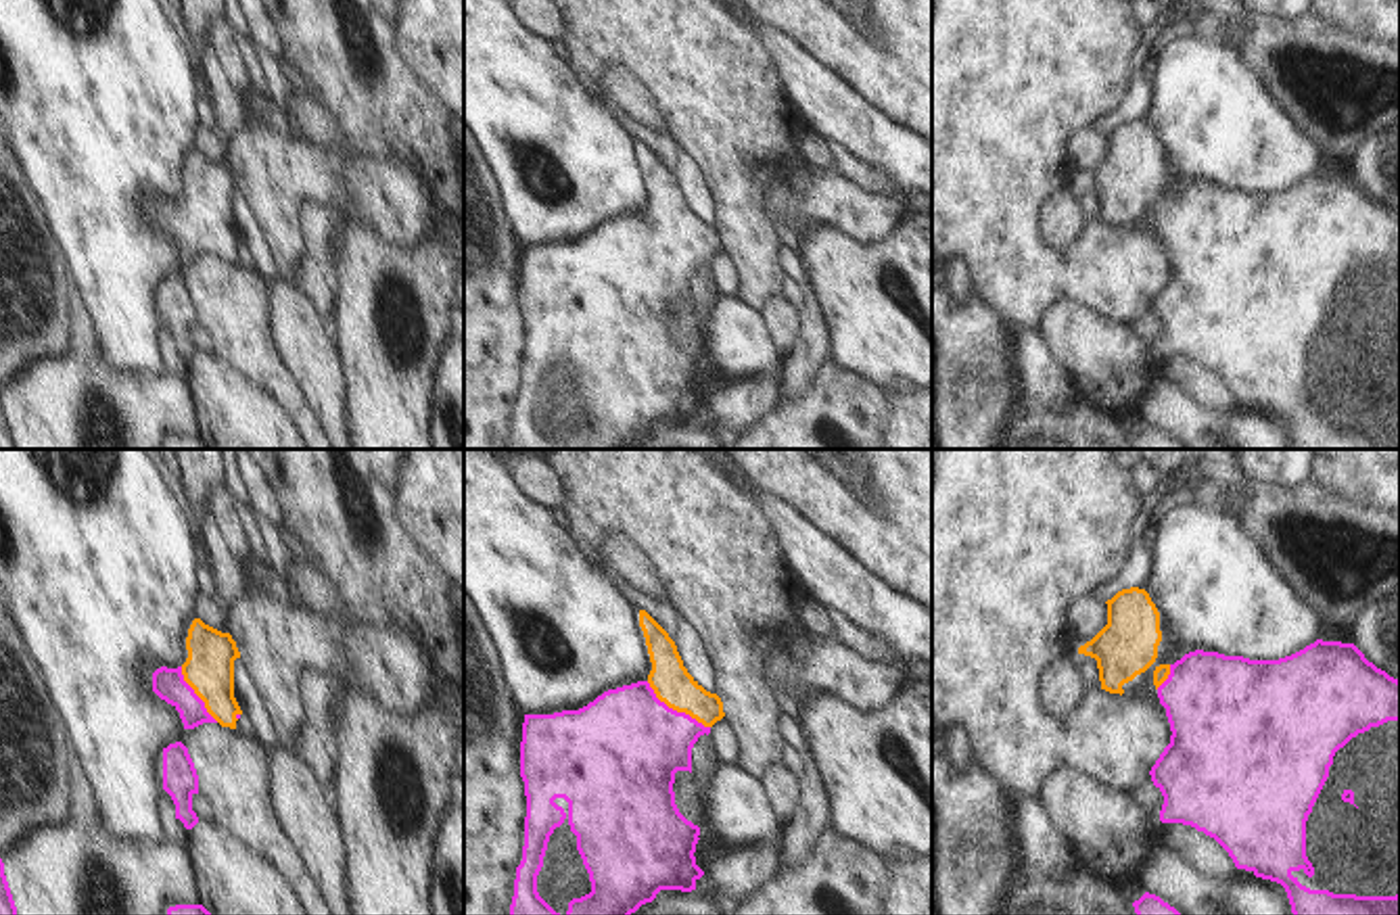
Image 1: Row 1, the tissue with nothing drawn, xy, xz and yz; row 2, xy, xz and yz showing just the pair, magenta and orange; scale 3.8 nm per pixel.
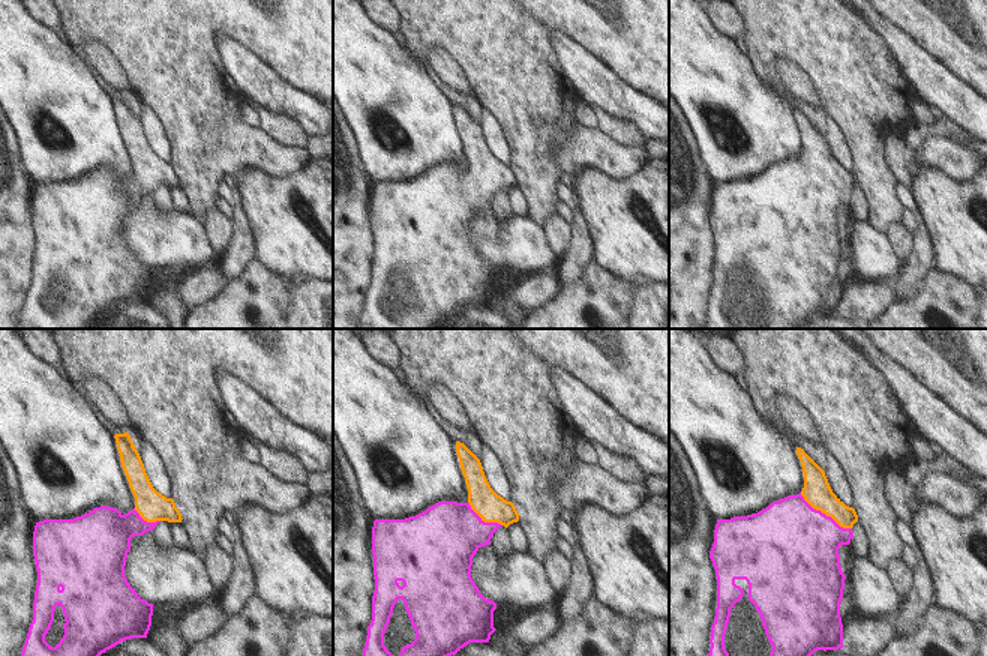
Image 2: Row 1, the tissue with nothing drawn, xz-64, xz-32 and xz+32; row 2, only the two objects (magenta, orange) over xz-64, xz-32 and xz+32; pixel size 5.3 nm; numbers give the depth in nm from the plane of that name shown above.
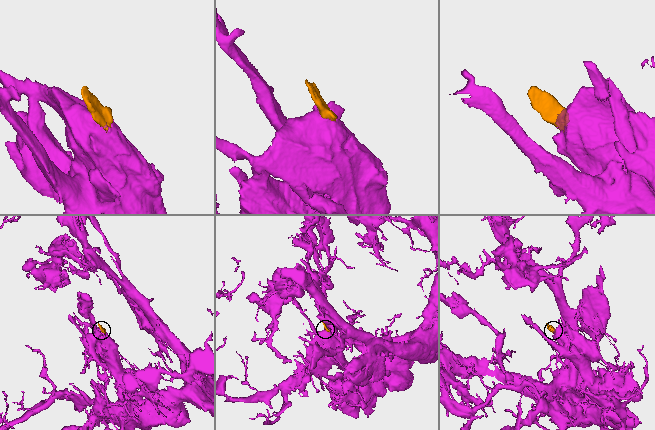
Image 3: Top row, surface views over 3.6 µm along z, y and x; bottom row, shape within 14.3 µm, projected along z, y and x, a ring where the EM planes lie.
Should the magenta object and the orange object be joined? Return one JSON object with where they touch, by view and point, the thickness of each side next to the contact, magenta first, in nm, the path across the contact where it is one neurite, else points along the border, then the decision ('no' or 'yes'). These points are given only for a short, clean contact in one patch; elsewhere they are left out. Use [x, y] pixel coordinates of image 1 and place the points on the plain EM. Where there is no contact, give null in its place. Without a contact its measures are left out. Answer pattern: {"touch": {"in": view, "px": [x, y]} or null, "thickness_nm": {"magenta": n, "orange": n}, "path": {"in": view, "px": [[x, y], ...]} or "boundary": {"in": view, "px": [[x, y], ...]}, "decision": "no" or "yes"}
{"touch": {"in": "xz", "px": [675, 243]}, "thickness_nm": {"magenta": 440, "orange": 150}, "path": {"in": "xz", "px": [[623, 280], [642, 262], [675, 243], [669, 212]]}, "decision": "yes"}

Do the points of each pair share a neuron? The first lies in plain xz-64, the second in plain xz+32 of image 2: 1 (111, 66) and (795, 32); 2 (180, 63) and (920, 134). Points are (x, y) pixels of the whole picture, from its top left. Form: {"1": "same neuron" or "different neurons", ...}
{"1": "different neurons", "2": "different neurons"}

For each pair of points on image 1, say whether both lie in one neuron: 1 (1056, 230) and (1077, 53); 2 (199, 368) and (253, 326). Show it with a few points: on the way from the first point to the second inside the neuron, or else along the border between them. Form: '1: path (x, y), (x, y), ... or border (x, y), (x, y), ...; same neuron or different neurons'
1: border (1072, 180), (1043, 195), (1039, 226); different neurons
2: border (214, 352), (255, 383); different neurons

